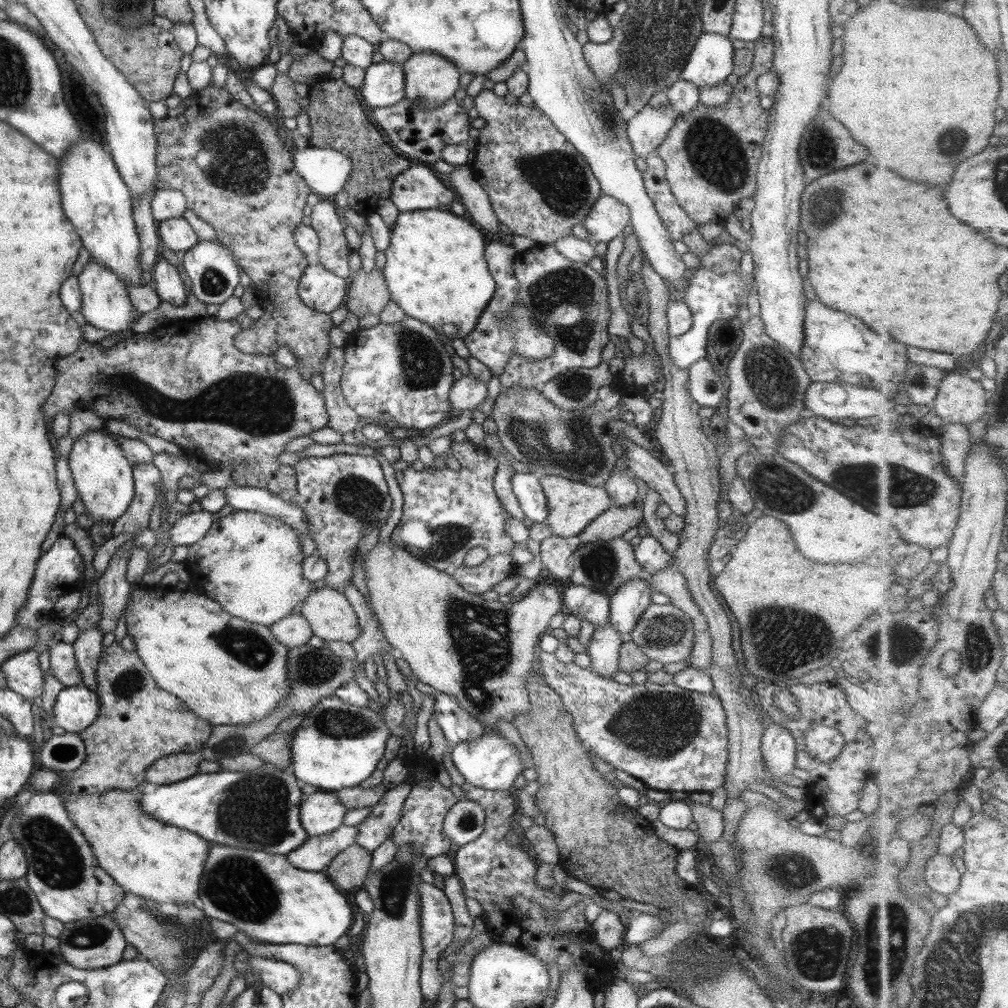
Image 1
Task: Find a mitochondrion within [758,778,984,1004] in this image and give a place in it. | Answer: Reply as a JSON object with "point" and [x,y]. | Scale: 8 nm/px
{"point":[883,965]}

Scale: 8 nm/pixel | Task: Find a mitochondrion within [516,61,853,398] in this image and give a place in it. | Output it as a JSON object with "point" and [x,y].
{"point":[565,285]}

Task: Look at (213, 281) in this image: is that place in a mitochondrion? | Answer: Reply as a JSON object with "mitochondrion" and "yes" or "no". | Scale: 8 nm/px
{"mitochondrion":"yes"}

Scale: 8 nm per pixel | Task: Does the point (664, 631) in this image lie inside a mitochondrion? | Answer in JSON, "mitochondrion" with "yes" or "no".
{"mitochondrion":"yes"}

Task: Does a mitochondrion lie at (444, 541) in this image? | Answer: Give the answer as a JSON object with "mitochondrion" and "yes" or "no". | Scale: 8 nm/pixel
{"mitochondrion":"yes"}

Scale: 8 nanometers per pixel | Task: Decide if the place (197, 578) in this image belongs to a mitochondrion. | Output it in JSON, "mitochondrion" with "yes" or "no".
{"mitochondrion":"no"}

